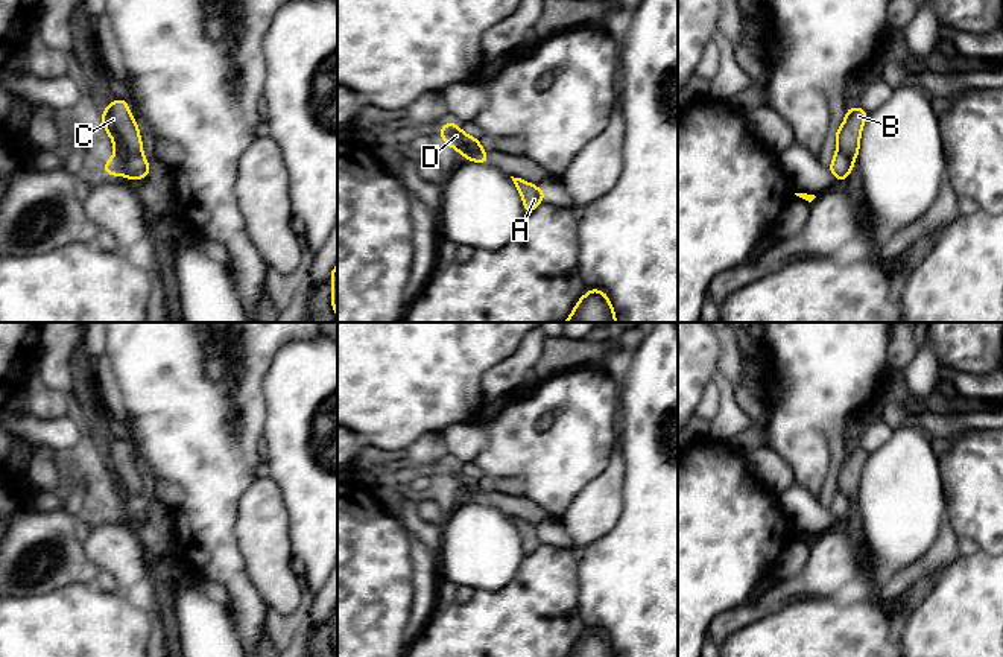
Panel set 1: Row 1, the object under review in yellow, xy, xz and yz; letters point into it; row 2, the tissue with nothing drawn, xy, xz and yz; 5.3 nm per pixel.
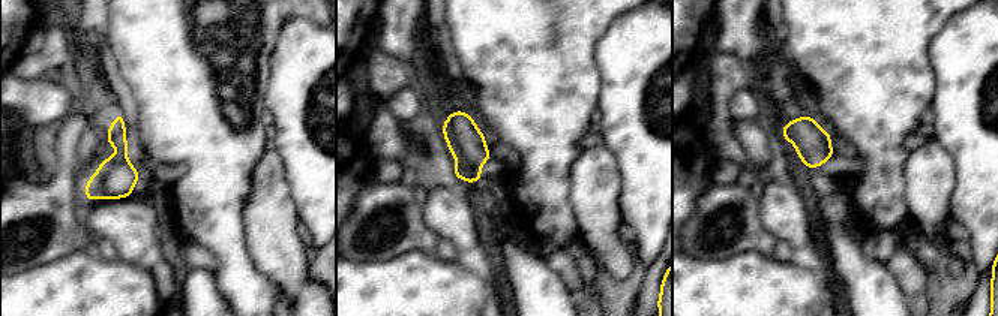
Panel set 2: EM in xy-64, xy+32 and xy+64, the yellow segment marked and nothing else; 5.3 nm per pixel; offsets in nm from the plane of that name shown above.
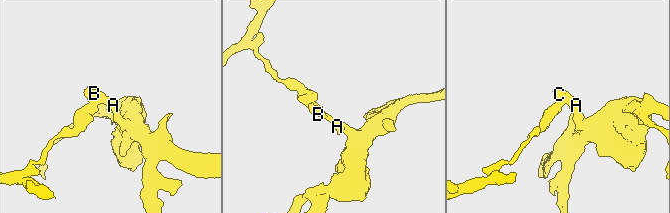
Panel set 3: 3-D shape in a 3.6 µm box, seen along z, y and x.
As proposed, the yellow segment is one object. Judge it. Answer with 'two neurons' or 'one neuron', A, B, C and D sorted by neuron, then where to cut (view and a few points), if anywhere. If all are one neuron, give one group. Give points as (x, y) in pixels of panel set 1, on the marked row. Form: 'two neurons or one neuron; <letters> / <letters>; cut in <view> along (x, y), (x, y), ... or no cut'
two neurons; A B C / D; cut in xy along (116, 148), (140, 154)

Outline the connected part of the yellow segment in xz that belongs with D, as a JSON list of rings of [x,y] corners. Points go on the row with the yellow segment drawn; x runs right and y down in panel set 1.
[[[447,122],[439,131],[439,137],[450,146],[454,148],[460,155],[474,151],[483,149],[479,138],[474,138],[465,134],[459,125]]]

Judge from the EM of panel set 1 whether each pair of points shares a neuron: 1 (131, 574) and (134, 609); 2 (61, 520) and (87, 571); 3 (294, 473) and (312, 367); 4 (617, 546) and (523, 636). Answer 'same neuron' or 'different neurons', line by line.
1: different neurons
2: same neuron
3: same neuron
4: different neurons

